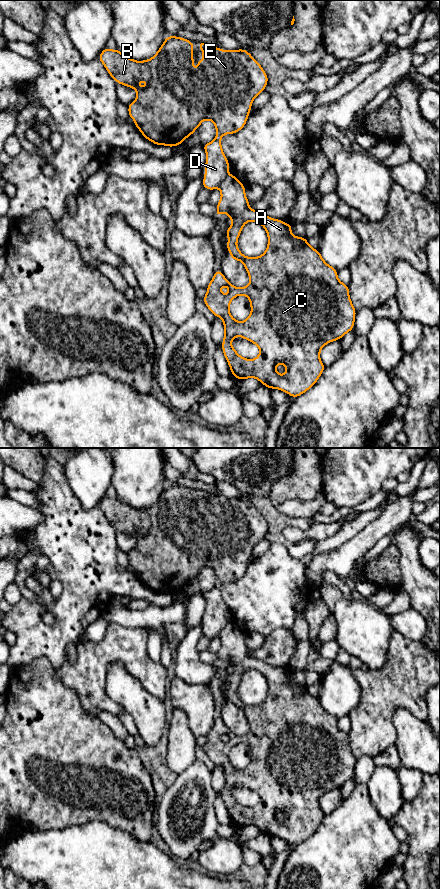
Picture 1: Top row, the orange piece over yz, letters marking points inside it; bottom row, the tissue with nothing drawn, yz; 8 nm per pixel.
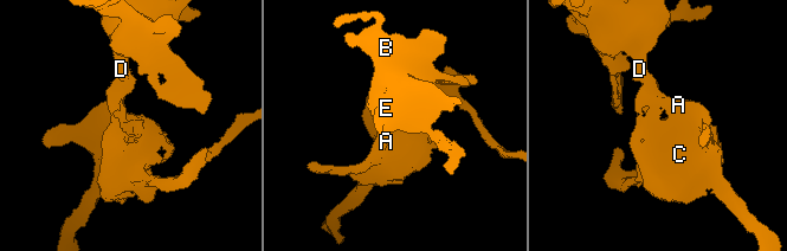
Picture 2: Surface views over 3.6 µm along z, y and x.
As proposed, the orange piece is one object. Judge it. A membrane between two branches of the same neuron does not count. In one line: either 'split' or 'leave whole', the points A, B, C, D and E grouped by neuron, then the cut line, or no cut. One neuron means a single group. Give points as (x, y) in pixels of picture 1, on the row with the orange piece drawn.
split; A C / B D E; cut in yz along (228, 174), (217, 187)

